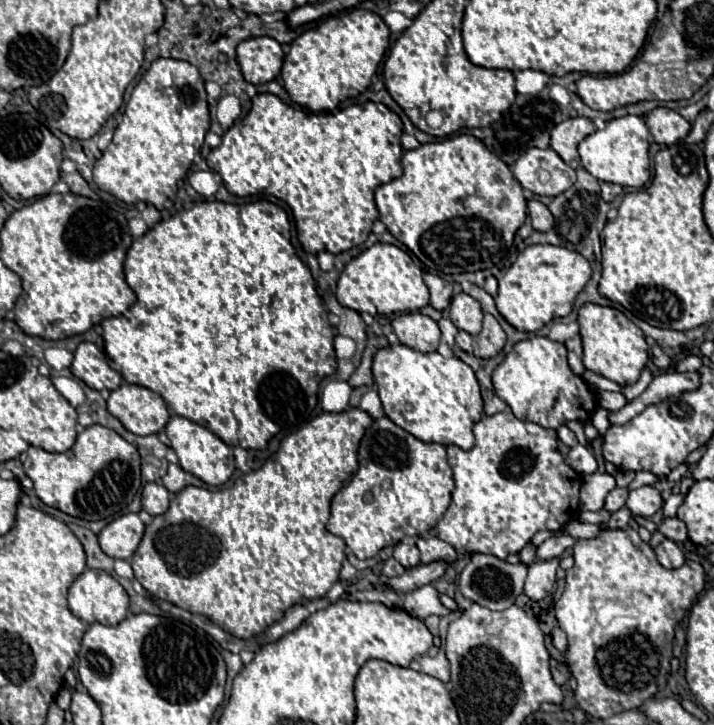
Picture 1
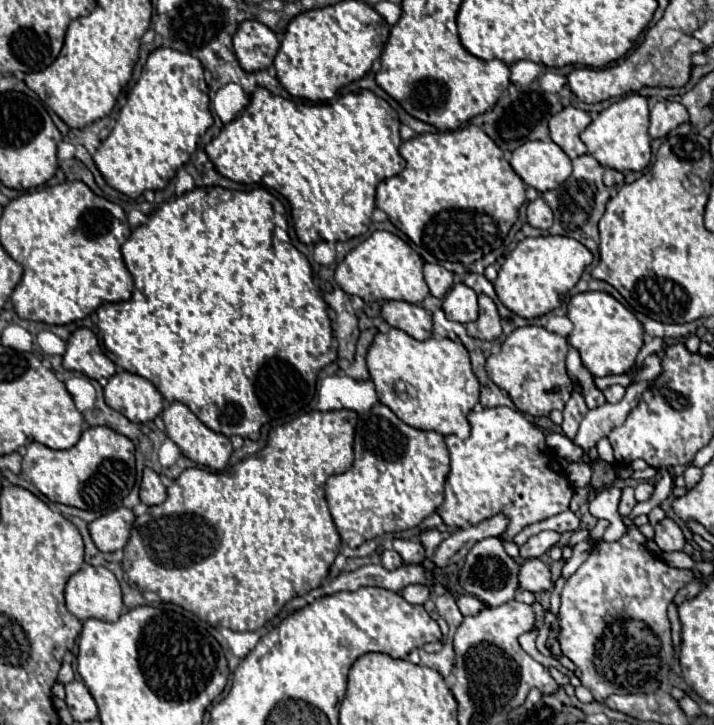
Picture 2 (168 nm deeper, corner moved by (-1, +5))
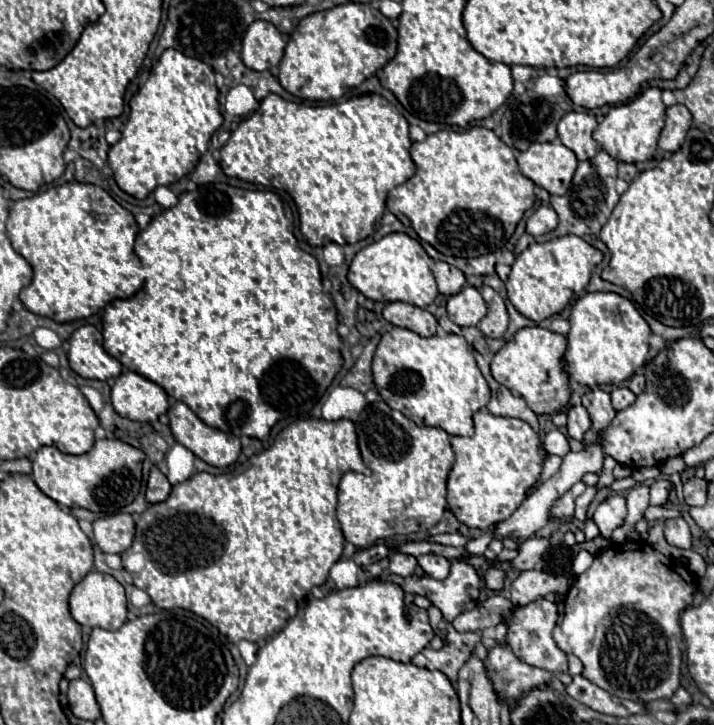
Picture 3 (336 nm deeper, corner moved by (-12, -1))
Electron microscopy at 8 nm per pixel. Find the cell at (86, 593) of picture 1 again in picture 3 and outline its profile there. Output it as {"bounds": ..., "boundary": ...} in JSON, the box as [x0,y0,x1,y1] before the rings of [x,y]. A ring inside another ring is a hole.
{"bounds":[68,572,126,630],"boundary":[[[88,572],[82,582],[78,582],[72,588],[72,594],[68,598],[70,604],[70,614],[80,626],[90,626],[90,628],[104,628],[104,630],[116,630],[126,622],[126,596],[124,588],[118,580],[114,580],[110,574],[102,572]]]}

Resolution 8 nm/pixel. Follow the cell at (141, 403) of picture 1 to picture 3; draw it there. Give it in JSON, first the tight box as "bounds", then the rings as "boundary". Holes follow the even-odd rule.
{"bounds":[112,370,170,422],"boundary":[[[126,370],[112,386],[112,406],[124,418],[154,422],[160,414],[166,414],[170,402],[156,382]]]}

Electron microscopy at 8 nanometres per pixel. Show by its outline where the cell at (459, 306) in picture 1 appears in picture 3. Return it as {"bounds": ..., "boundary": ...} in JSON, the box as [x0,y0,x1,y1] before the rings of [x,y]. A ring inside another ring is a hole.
{"bounds":[448,286,486,326],"boundary":[[[464,286],[448,298],[448,318],[458,326],[476,326],[486,316],[486,304],[474,286]]]}

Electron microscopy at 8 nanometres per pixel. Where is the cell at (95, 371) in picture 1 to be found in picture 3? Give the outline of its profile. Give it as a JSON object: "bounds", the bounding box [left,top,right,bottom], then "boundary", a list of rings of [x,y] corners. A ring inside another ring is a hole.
{"bounds":[68,324,122,380],"boundary":[[[84,324],[72,332],[68,340],[68,362],[70,368],[82,378],[108,380],[120,376],[122,372],[122,364],[106,354],[102,334],[92,324]]]}

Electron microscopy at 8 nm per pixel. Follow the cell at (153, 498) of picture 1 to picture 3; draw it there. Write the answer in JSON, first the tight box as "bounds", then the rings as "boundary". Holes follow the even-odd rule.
{"bounds":[146,466,170,504],"boundary":[[[154,466],[150,470],[150,478],[148,478],[148,488],[146,488],[146,500],[150,504],[156,504],[156,502],[164,502],[170,494],[170,482],[168,478]]]}

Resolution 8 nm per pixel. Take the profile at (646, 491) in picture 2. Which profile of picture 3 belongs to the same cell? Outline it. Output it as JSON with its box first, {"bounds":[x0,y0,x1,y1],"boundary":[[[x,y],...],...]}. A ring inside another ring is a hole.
{"bounds":[650,480,672,506],"boundary":[[[656,480],[650,486],[650,504],[652,506],[664,506],[668,500],[668,494],[672,490],[672,482],[670,480]]]}

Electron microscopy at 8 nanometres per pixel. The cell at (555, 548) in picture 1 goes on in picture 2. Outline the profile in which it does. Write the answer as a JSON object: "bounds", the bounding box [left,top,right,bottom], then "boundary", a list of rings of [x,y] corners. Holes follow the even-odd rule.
{"bounds":[521,532,559,558],"boundary":[[[539,532],[521,546],[521,558],[539,558],[547,554],[555,544],[559,544],[559,532]]]}

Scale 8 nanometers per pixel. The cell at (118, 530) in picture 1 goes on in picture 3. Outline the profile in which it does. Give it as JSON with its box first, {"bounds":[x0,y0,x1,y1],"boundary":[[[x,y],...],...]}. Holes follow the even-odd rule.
{"bounds":[92,514,134,554],"boundary":[[[114,514],[104,516],[92,522],[94,526],[94,540],[102,552],[122,554],[130,548],[134,538],[134,520],[130,514]]]}

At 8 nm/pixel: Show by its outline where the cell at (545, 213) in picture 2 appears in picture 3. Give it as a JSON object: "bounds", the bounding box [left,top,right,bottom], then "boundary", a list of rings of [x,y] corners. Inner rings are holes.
{"bounds":[526,206,558,236],"boundary":[[[540,206],[528,220],[526,220],[526,232],[532,236],[548,234],[558,226],[558,216],[552,208]]]}

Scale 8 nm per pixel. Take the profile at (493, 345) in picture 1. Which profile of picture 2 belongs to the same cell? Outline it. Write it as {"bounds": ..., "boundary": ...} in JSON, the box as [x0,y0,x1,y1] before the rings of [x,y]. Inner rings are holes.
{"bounds":[467,298,503,340],"boundary":[[[487,298],[487,312],[481,312],[475,322],[467,324],[467,334],[477,340],[497,340],[503,334],[501,318],[491,298]]]}

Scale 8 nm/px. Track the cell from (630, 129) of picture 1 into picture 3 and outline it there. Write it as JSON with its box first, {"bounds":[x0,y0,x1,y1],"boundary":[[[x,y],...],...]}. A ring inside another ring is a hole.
{"bounds":[594,88,666,162],"boundary":[[[648,88],[636,98],[632,98],[626,104],[612,106],[610,112],[604,116],[604,120],[594,130],[594,140],[616,160],[620,162],[648,162],[656,154],[656,144],[660,130],[664,126],[666,106],[662,102],[662,90],[660,88]]]}

